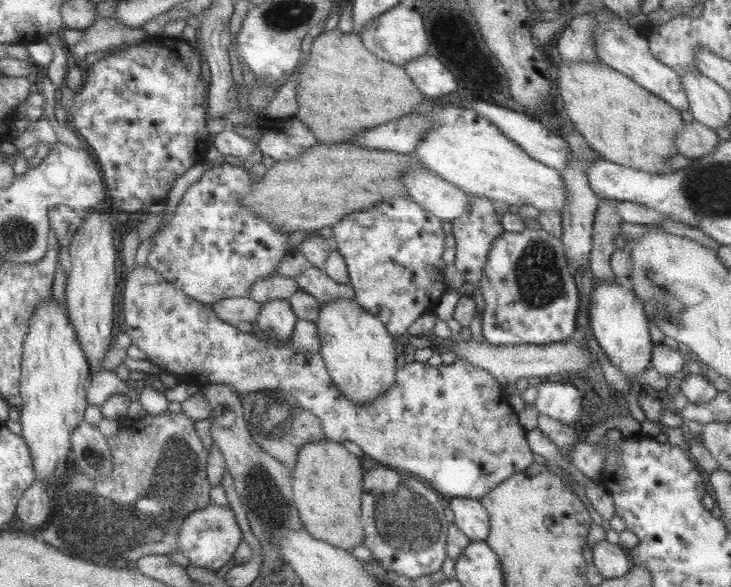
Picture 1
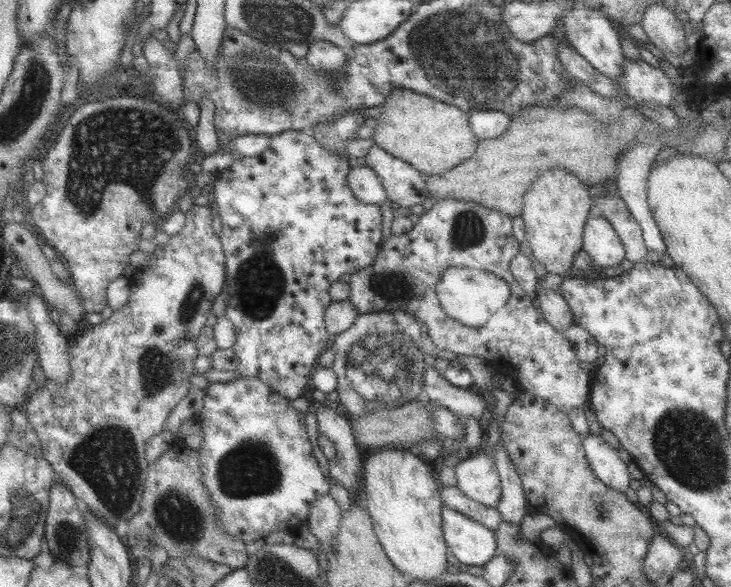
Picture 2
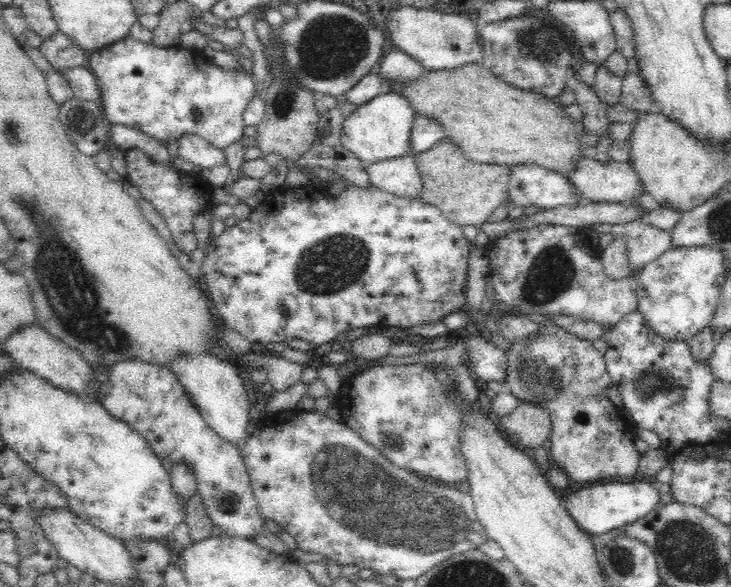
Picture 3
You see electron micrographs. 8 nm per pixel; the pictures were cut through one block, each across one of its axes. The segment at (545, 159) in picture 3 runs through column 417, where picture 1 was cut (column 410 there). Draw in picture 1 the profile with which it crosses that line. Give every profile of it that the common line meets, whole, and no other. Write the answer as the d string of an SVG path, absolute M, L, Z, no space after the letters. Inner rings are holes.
M323 30L311 42L307 58L299 64L295 68L299 80L295 86L295 120L303 122L305 130L311 130L317 142L325 146L345 144L353 134L359 134L365 128L411 116L423 100L415 82L407 78L403 68L375 58L363 48L363 42L355 32L343 34L341 30Z

